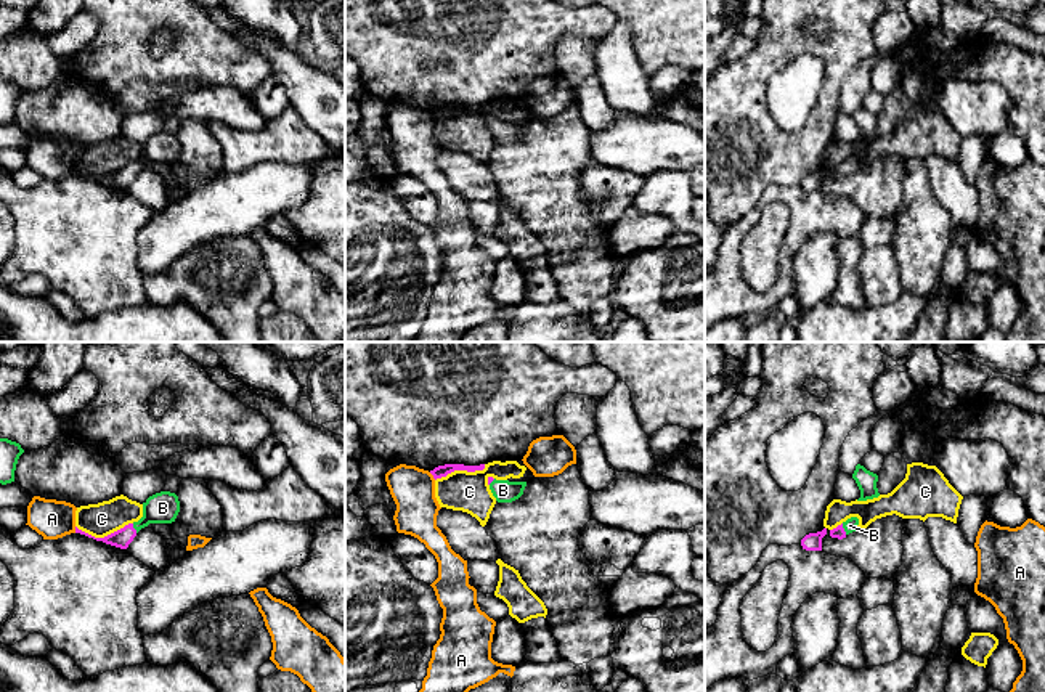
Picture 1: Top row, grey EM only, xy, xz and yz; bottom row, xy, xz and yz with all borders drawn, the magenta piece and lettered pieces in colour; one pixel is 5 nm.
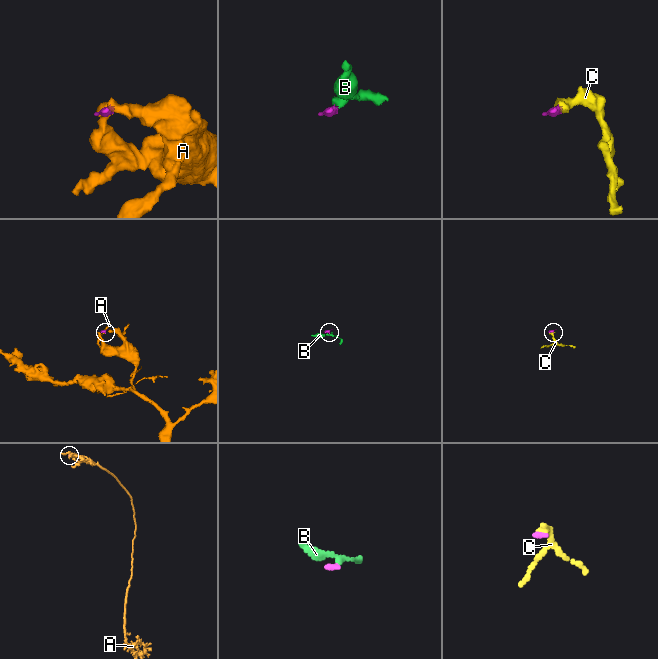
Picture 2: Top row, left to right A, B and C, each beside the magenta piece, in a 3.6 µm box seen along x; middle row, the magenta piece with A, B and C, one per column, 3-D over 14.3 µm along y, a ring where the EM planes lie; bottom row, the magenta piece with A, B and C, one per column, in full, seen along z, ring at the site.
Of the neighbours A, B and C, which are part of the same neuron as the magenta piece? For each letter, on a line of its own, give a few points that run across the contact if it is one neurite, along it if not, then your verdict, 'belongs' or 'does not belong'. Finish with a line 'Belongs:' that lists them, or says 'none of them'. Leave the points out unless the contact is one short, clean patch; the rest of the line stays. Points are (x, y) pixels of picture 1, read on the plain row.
A: does not belong
B: line yz (838, 172), (843, 169), (849, 166); belongs
C: line xy (132, 162), (103, 177), (92, 177), (76, 167); does not belong
Belongs: B

